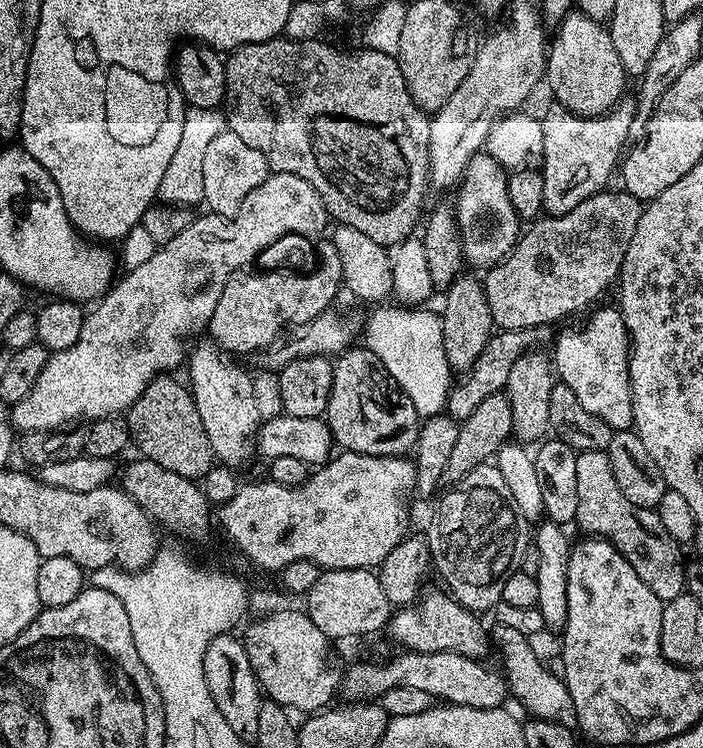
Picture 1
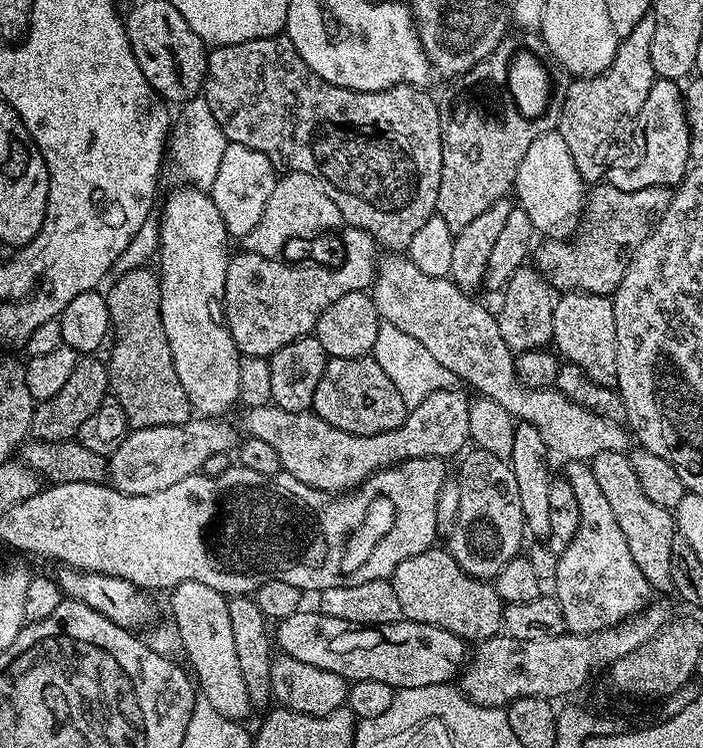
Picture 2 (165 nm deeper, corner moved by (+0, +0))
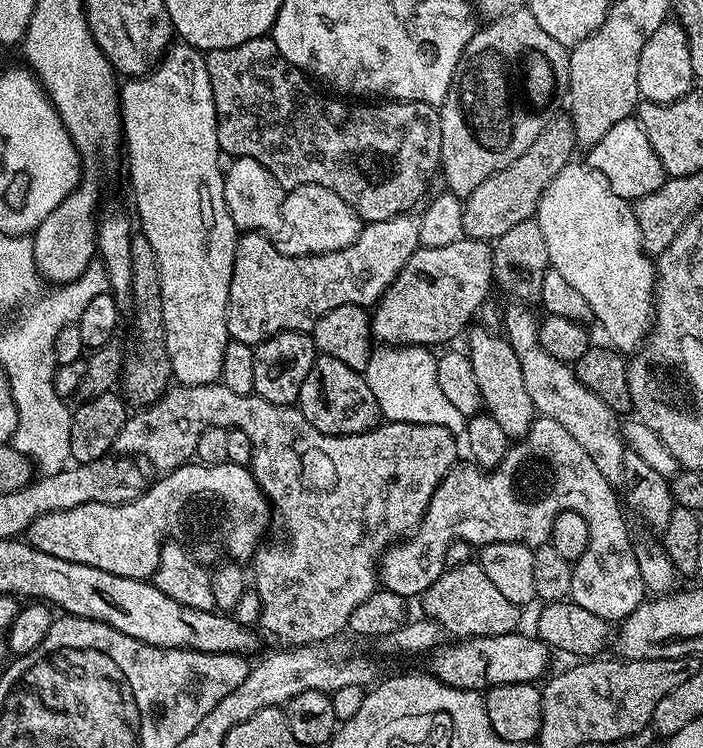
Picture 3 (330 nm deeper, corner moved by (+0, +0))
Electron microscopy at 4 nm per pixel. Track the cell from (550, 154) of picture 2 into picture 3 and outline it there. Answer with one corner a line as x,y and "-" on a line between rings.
570,162
552,179
536,207
535,222
541,227
549,251
551,271
562,274
590,306
594,320
600,323
609,345
621,354
635,353
643,346
654,323
656,265
644,250
644,239
638,228
636,213
629,201
623,200
598,170
586,162

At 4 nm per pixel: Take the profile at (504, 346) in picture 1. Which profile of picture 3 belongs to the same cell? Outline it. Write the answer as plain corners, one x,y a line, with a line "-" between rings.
219,382
214,384
177,383
175,386
169,387
168,391
156,399
154,403
141,407
129,415
128,421
122,426
122,430
116,439
115,451
117,453
121,452
119,455
124,458
139,458
149,469
152,467
156,474
167,474
185,463
186,458
195,457
196,443
200,433
208,428
237,428
242,430
242,434
246,434
246,438
250,438
250,446
252,447
250,471
252,477
256,479
258,486
268,497
268,503
278,513
279,519
280,516
284,519
284,528
288,531
288,537
285,538
284,544
272,544
269,548
261,546
256,549
256,554
250,561
250,567
252,567
252,572
250,568
250,580
254,585
254,591
261,600
259,627
264,627
274,639
281,640
284,643
281,645
284,646
316,646
321,643
319,640
328,640
331,636
338,635
340,631
343,633
347,629
350,614
354,614
354,610
358,610
358,606
362,606
362,602
366,602
366,598
370,598
370,594
374,594
378,590
380,557
383,556
387,548
415,532
416,527
420,525
420,519
428,512
430,498
434,498
434,490
438,490
438,486
444,480
444,475
458,460
458,456
456,456
457,437
442,426
384,422
370,432
359,432
353,436
327,436
319,432
314,426
310,426
310,422
306,422
306,418
301,414
299,407
266,402
266,398
255,394
250,396
233,394
231,390
226,390
224,384

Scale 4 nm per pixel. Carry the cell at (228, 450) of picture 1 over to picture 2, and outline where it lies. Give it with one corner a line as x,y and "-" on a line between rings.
183,186
168,196
164,209
158,212
160,249
158,275
162,294
162,326
166,326
166,342
174,354
174,370
182,381
182,390
190,398
193,409
204,418
220,418
238,404
238,366
242,357
224,320
224,287
230,259
230,237
207,191

